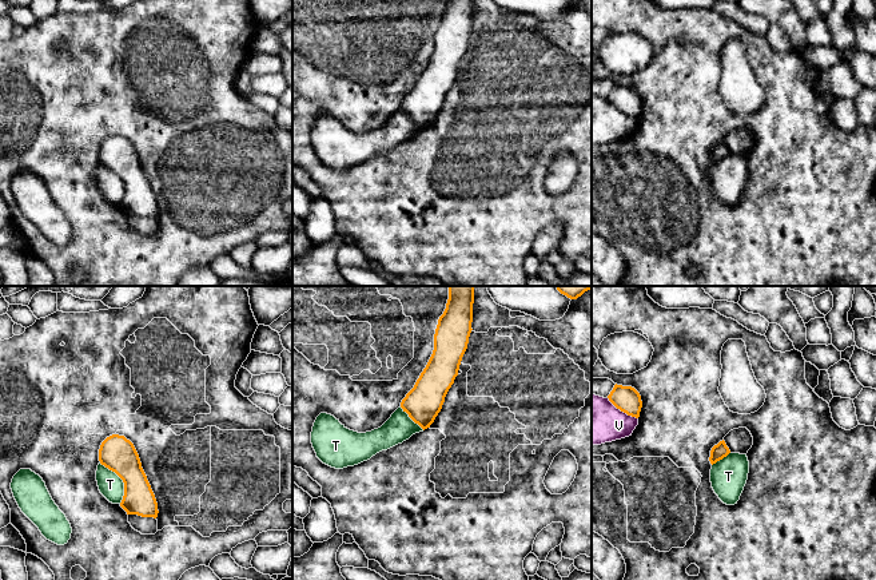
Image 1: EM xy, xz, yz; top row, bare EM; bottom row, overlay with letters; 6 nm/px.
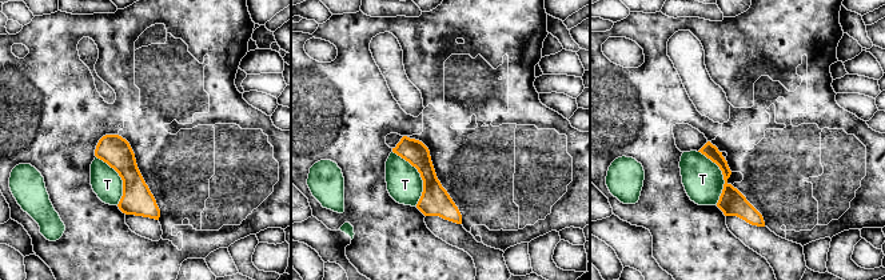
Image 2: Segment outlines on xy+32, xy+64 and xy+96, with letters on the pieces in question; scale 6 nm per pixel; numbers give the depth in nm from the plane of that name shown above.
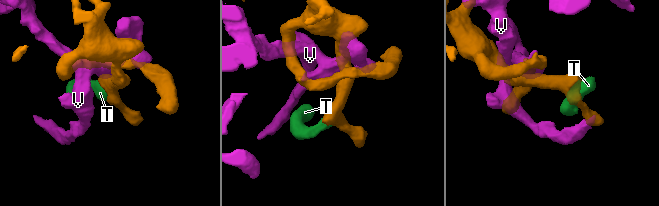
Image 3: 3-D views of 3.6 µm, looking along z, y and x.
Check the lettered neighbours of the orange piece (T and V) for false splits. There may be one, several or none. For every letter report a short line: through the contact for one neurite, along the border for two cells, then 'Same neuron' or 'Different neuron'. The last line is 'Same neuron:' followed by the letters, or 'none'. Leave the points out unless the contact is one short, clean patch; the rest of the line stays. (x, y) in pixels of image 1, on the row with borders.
T: Line: xy (99, 463), (122, 480), (123, 499), (120, 503). Different neuron
V: Different neuron
Same neuron: none

